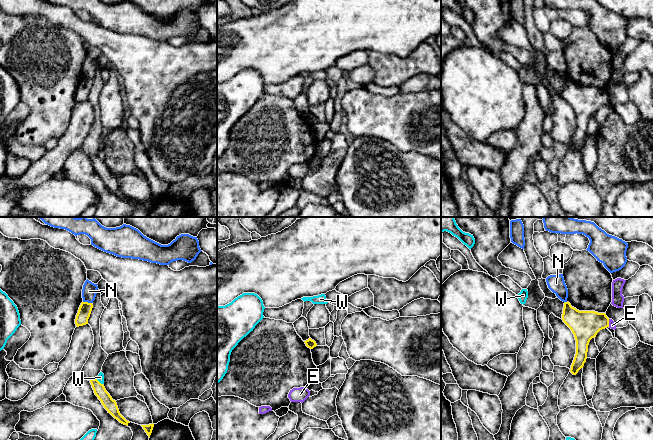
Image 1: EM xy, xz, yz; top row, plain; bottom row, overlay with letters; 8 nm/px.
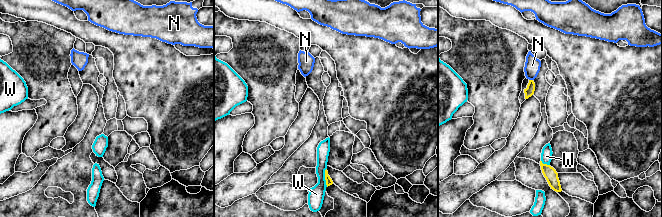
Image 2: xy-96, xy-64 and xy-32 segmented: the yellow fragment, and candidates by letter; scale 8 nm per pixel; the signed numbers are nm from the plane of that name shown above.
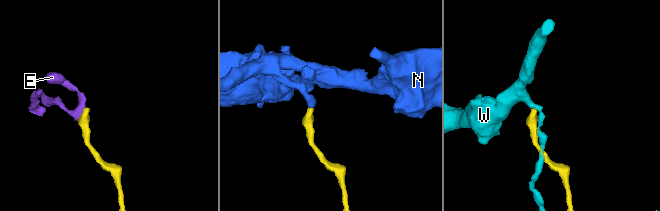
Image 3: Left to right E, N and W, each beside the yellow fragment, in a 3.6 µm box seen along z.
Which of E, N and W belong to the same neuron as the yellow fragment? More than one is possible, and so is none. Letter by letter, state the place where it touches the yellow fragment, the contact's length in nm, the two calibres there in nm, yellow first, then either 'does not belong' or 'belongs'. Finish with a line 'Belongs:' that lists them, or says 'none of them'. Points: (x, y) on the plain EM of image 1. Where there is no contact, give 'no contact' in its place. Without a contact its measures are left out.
E: meets yellow in yz at (608, 99); contact 60 nm long; 240 nm thick on the yellow side, 50 nm on the other; does not belong
N: meets yellow in xy at (87, 78); contact 70 nm long; 100 nm thick on the yellow side, 120 nm on the other; does not belong
W: meets yellow in xy at (98, 157); contact 80 nm long; 100 nm thick on the yellow side, 60 nm on the other; does not belong
Belongs: none of them

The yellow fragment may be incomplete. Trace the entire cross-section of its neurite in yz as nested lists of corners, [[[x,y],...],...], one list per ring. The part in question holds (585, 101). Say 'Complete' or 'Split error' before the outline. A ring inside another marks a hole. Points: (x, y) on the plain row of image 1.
Complete. [[[565,78],[562,96],[571,105],[576,116],[576,130],[570,145],[576,151],[586,138],[590,116],[600,106],[609,103],[609,94],[605,89],[579,87],[569,78]]]

